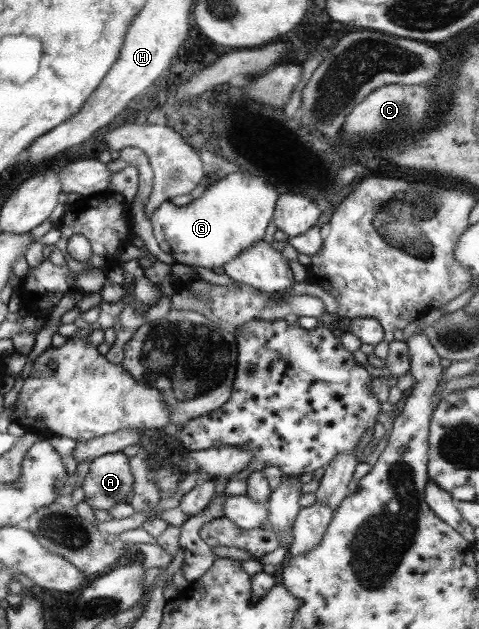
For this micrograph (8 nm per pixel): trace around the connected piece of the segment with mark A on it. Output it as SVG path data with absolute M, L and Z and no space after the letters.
M122 452L100 455L89 462L89 468L79 485L84 492L83 502L92 509L109 511L116 503L126 503L132 495L134 476L129 459Z

